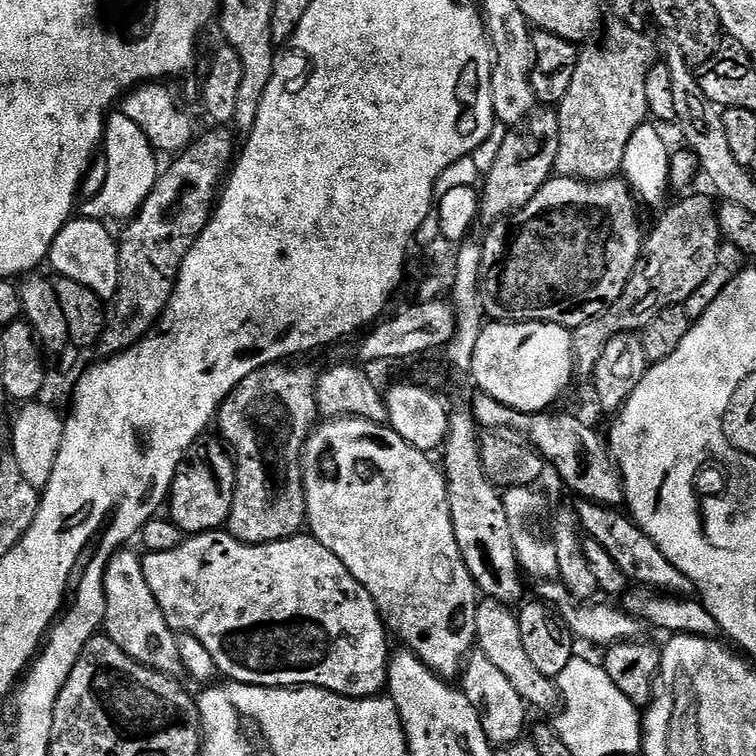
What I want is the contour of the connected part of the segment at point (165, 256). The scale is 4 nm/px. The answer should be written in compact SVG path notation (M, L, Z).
M212 126L205 136L197 135L191 145L173 159L176 161L159 173L139 212L127 221L128 229L119 234L120 281L104 314L104 329L98 345L101 357L117 356L133 348L155 328L168 308L182 262L208 224L218 193L233 167L238 140L236 144L228 130L224 126Z

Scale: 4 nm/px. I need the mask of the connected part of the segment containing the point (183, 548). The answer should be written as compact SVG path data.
M227 530L215 532L199 532L196 536L188 536L176 548L162 550L161 552L149 552L143 557L146 583L150 590L154 590L154 598L158 598L158 606L166 618L166 622L175 633L188 633L202 642L206 650L216 663L216 671L221 677L238 684L253 684L256 688L325 688L327 692L337 692L339 696L350 698L366 698L367 696L379 696L388 687L388 652L389 633L386 625L380 618L380 612L376 608L374 598L370 598L368 591L346 570L346 566L322 542L318 542L311 534L291 536L278 542L269 544L243 544L238 538L234 538Z

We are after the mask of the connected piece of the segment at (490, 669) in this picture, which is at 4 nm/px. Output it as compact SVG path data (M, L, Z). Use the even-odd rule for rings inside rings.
M476 650L467 657L458 684L466 694L470 706L474 706L489 744L503 746L522 739L529 727L530 709L524 703L522 694L518 694L518 690L514 690L513 684L506 679L506 674L502 674L502 670L498 670L498 666L494 666L494 662L490 662L490 658L486 658L486 654Z

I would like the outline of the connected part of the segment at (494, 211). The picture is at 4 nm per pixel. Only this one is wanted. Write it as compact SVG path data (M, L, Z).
M537 107L521 124L515 125L514 130L505 132L508 133L501 138L500 145L496 148L496 157L488 172L486 168L486 175L482 180L482 191L479 193L481 221L500 222L520 212L554 175L560 118L551 107Z

